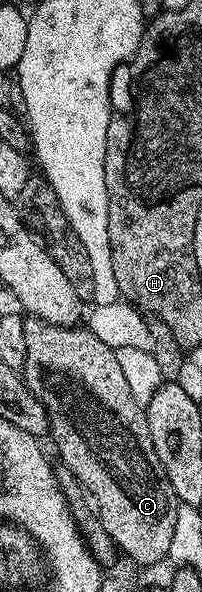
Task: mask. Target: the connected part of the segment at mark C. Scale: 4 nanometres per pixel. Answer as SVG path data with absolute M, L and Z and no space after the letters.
M31 316L24 320L24 347L26 361L20 372L26 388L42 402L45 416L50 416L50 437L58 448L58 457L66 464L67 471L90 492L93 508L104 531L108 531L115 546L121 552L123 549L136 564L165 562L180 502L152 447L143 406L132 399L132 391L128 391L128 383L120 372L120 363L116 363L114 350L102 343L88 327L48 325Z

